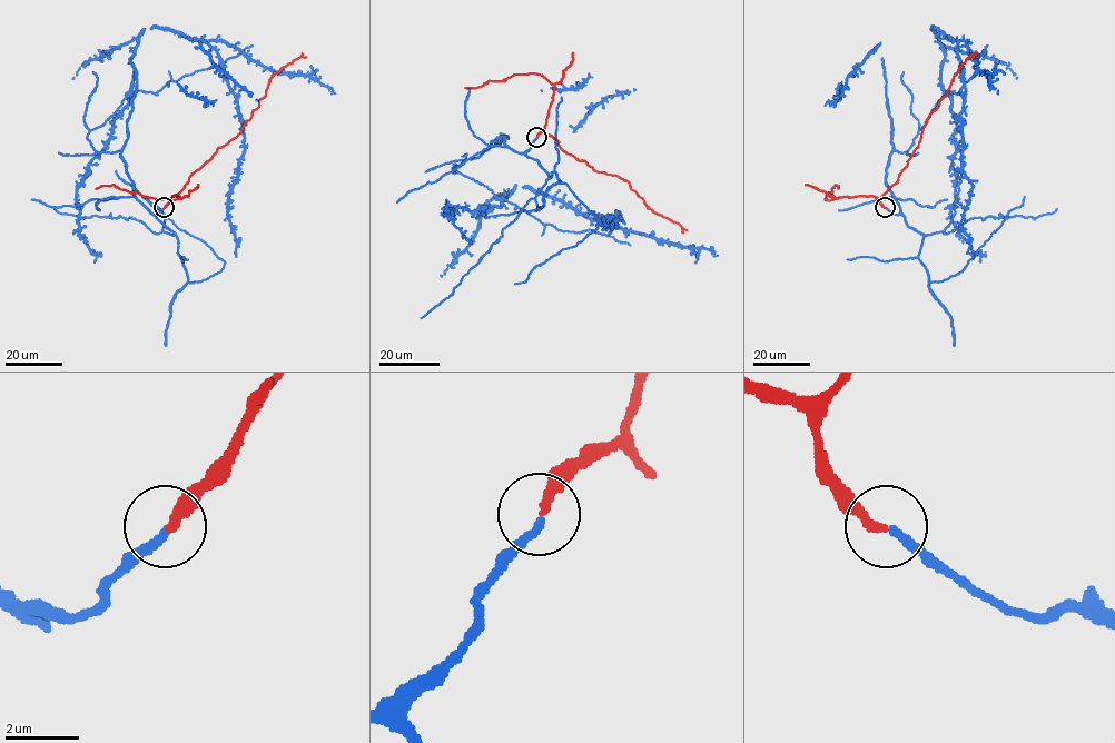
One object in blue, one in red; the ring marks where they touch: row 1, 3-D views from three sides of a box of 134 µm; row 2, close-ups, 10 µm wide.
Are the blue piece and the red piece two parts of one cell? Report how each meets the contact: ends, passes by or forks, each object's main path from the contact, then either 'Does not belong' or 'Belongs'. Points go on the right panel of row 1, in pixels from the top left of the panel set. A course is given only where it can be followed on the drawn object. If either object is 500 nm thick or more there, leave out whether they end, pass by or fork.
At the ring blue ends. At the ring red ends. Course of blue: (886, 208), (900, 213), (890, 155), (906, 151), (945, 91), (935, 27), (960, 61), (973, 256). Course of red: (885, 208), (880, 198), (897, 181), (918, 146), (926, 120), (946, 95), (958, 68), (972, 53), (976, 55). Belongs

